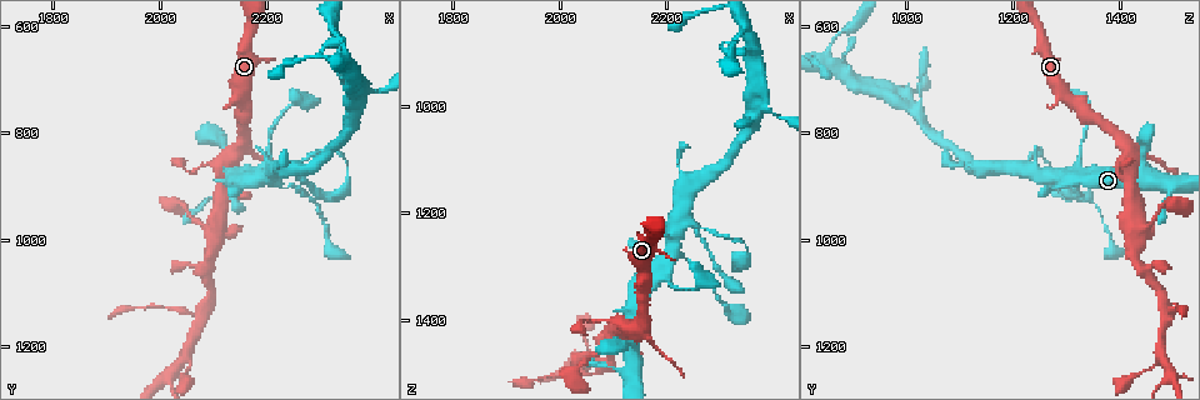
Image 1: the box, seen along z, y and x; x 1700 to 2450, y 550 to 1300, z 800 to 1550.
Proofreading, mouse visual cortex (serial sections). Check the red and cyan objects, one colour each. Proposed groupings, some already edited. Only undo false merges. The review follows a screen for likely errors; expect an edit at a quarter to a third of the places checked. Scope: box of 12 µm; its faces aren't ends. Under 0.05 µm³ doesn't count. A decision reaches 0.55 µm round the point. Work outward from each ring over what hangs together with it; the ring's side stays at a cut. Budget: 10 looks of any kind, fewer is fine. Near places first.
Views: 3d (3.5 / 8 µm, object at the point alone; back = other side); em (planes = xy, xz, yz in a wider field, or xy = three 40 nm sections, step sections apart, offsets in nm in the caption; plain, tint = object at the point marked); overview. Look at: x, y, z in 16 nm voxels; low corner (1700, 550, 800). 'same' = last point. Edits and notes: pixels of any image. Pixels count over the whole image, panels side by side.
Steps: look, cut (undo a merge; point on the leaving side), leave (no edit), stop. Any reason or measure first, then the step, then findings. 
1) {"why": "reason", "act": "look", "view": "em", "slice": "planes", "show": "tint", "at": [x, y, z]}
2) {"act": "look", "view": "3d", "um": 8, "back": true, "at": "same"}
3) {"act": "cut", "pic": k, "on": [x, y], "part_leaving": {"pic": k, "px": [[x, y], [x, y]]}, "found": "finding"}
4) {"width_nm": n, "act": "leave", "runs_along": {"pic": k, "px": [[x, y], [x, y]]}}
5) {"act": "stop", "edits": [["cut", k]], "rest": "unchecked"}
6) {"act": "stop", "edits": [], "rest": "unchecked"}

{"why": "sudden change in width", "act": "look", "view": "3d", "um": 3.5, "at": [2205, 855, 1320]}

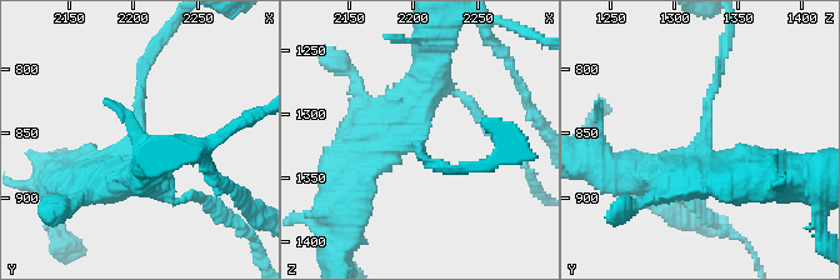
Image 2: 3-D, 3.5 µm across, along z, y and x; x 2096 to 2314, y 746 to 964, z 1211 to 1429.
{"arm_widths_nm": [100, 400], "act": "look", "view": "em", "slice": "xy", "step": 2, "show": "tint", "at": [2206, 848, 1326]}

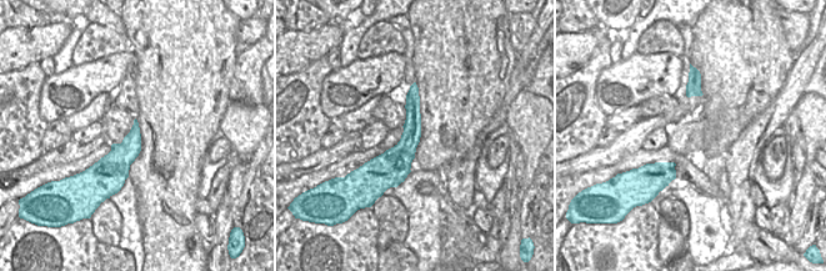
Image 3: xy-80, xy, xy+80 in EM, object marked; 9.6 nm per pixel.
{"act": "leave", "runs_along": {"pic": 2, "px": [[75, 181], [136, 139], [151, 50]]}, "found": "one cell here"}

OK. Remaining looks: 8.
{"why": "sudden change in width", "act": "look", "view": "3d", "um": 3.5, "back": true, "at": [2270, 850, 1230]}

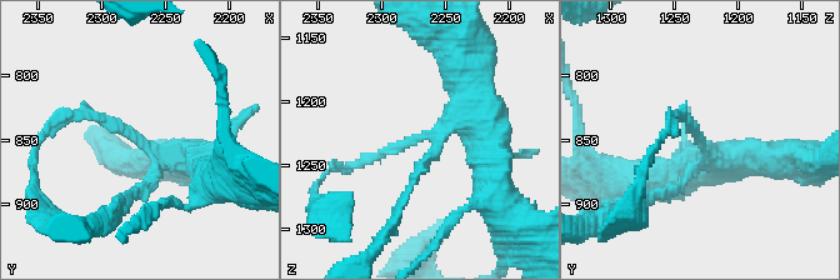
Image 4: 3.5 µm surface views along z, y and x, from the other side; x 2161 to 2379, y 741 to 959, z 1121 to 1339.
{"arms": 3, "arm_widths_nm": [150, 150, 400], "act": "look", "view": "em", "slice": "xy", "step": 5, "show": "tint", "at": [2270, 850, 1230]}

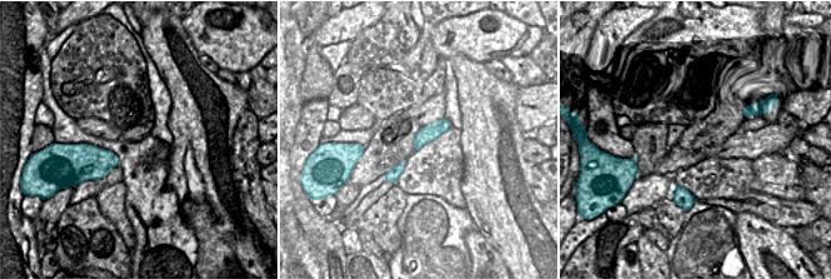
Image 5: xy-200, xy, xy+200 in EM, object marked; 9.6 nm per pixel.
{"act": "leave", "runs_along": {"pic": 4, "px": [[206, 160], [69, 115]]}, "found": "one cell here"}

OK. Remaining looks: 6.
{"why": "sharp bend", "act": "look", "view": "3d", "um": 3.5, "at": [2370, 765, 1015]}

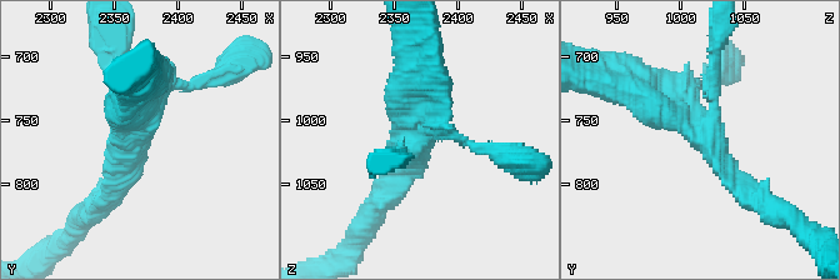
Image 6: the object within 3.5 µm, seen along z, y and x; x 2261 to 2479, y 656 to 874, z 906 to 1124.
{"act": "leave", "runs_along": {"pic": 6, "px": [[753, 196], [698, 128], [640, 96]]}, "found": "all the same cell"}

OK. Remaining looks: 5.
{"why": "branch point", "act": "look", "view": "3d", "um": 3.5, "at": [2075, 1155, 1490]}

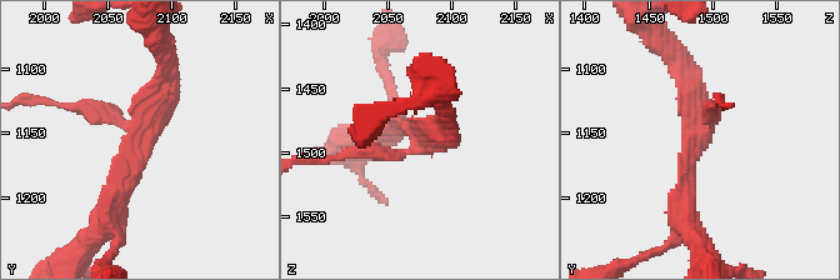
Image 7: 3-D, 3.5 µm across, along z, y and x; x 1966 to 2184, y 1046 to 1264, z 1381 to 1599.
{"arms": 3, "arm_widths_nm": [200, 200, 250], "why": "now the EM", "act": "look", "view": "em", "slice": "xy", "step": 1, "show": "tint", "at": [2078, 1152, 1488]}

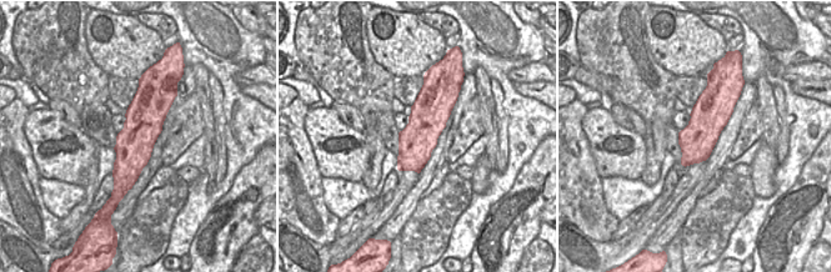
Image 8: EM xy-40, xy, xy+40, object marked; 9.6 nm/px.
{"act": "leave", "found": "all the same cell"}

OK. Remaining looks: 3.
{"act": "stop", "edits": [], "rest": "unchecked"}

